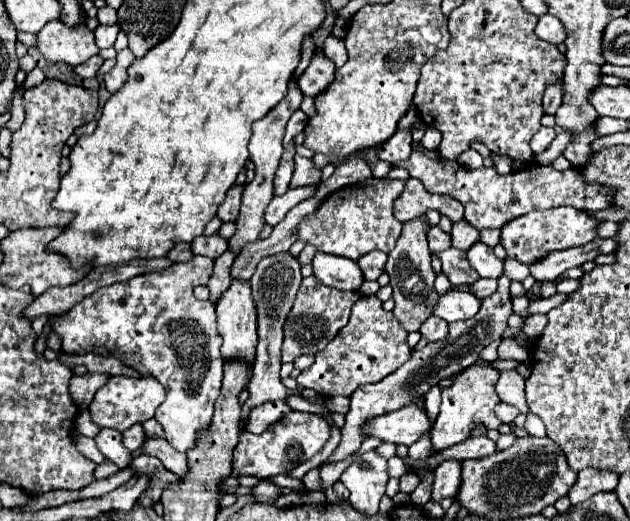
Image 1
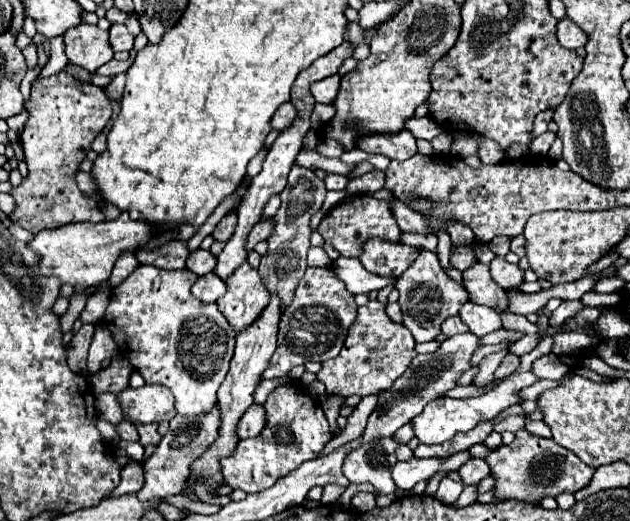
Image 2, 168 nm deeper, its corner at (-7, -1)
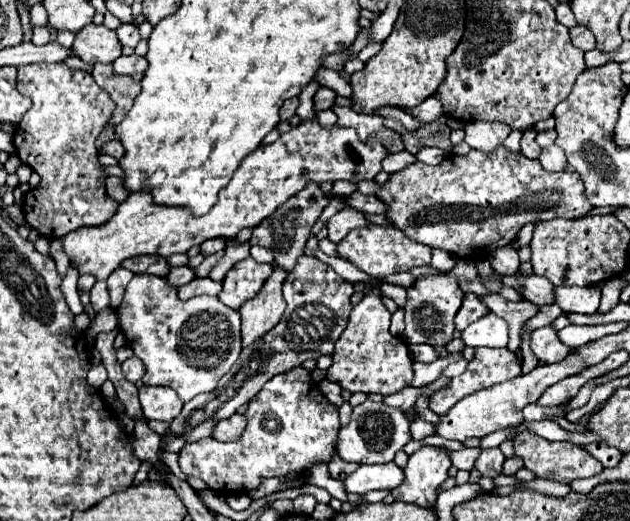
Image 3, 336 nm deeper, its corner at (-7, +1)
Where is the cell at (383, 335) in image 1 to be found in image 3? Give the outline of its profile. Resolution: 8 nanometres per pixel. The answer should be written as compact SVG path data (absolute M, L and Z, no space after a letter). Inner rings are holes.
M371 291L359 305L353 307L349 323L335 343L333 365L327 369L327 379L351 393L381 393L393 395L403 391L413 379L413 359L407 343L389 331L391 313L381 303L379 291Z

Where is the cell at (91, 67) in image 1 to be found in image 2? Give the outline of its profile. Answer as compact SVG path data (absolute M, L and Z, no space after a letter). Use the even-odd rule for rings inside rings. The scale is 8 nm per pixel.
M129 57L127 61L117 61L117 59L111 59L109 63L105 63L103 67L97 69L99 75L119 75L119 73L127 73L129 67L133 63L133 57Z

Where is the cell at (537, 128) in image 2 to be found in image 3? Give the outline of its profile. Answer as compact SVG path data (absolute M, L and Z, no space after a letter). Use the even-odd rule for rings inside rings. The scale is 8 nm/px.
M527 129L523 131L523 139L521 139L521 153L529 159L537 159L541 155L541 147L535 141L537 131L535 129Z

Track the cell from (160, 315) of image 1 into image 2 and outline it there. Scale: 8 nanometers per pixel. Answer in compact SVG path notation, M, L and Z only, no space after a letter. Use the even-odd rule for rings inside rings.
M139 265L111 293L111 303L101 325L105 325L119 353L143 375L145 383L159 383L175 395L179 415L199 417L211 411L217 401L217 389L223 383L235 347L235 331L215 303L195 299L189 287L197 275L179 269L163 271L151 265Z

